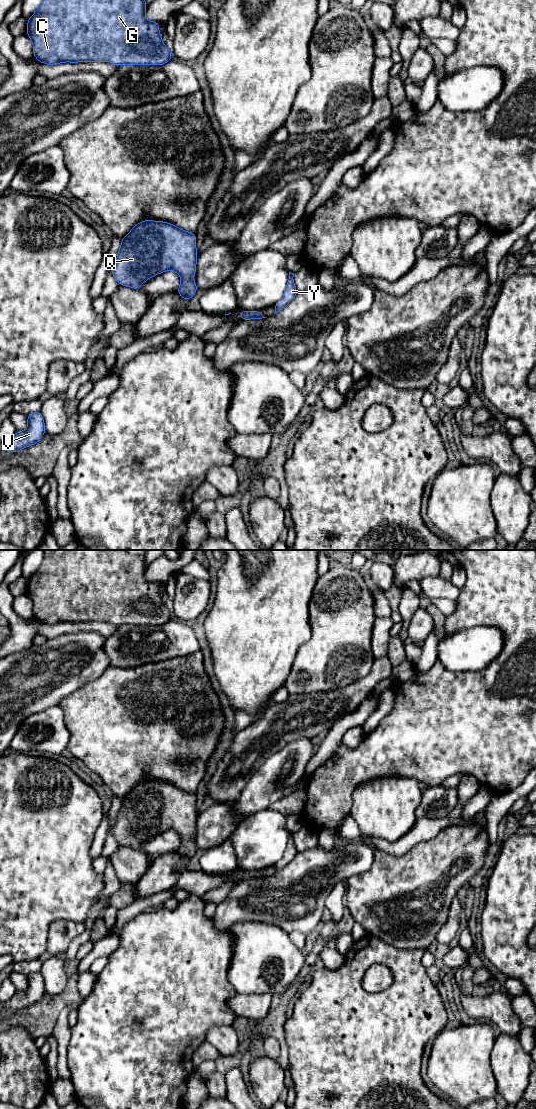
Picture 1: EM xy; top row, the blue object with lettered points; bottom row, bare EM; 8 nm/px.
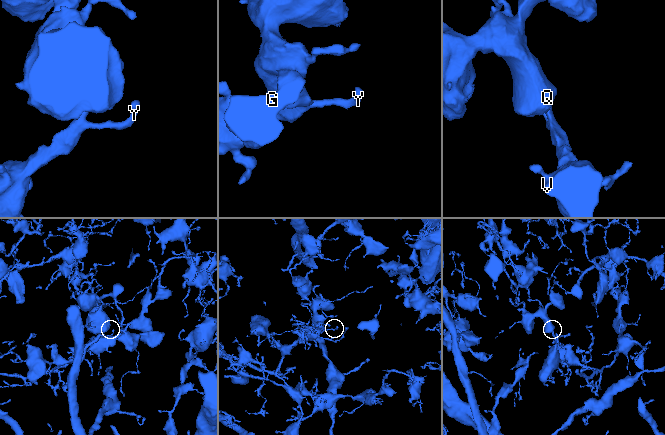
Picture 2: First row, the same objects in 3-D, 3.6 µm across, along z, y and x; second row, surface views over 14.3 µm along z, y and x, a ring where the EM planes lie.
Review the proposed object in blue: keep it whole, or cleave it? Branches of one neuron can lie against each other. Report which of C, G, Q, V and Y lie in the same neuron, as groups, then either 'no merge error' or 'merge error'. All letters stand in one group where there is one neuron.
C G Q V Y | no merge error

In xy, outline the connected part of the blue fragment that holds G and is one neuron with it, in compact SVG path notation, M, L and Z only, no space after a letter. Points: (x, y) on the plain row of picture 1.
M44 550L44 558L37 571L28 579L26 594L33 602L35 618L47 625L60 624L62 622L106 622L119 626L130 625L164 625L172 618L172 613L163 604L159 593L159 583L148 581L145 578L147 568L144 556L130 554L127 550Z

